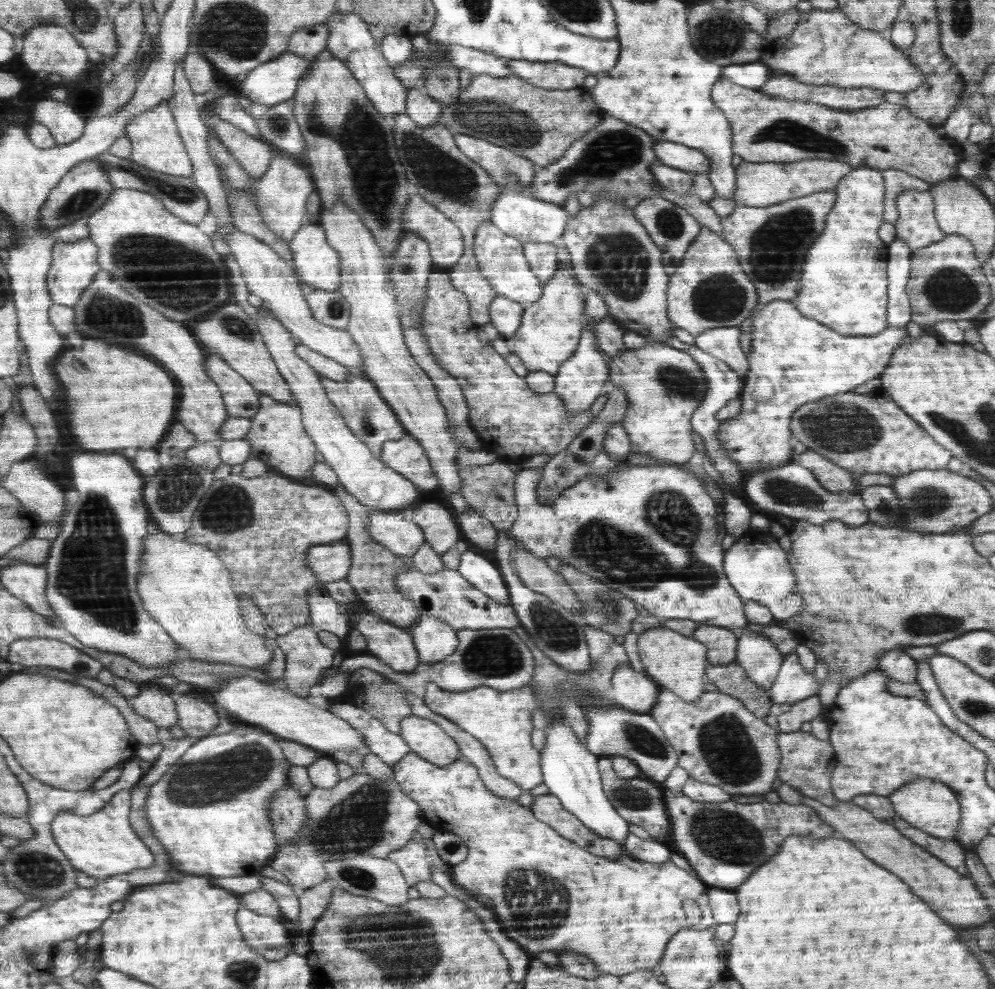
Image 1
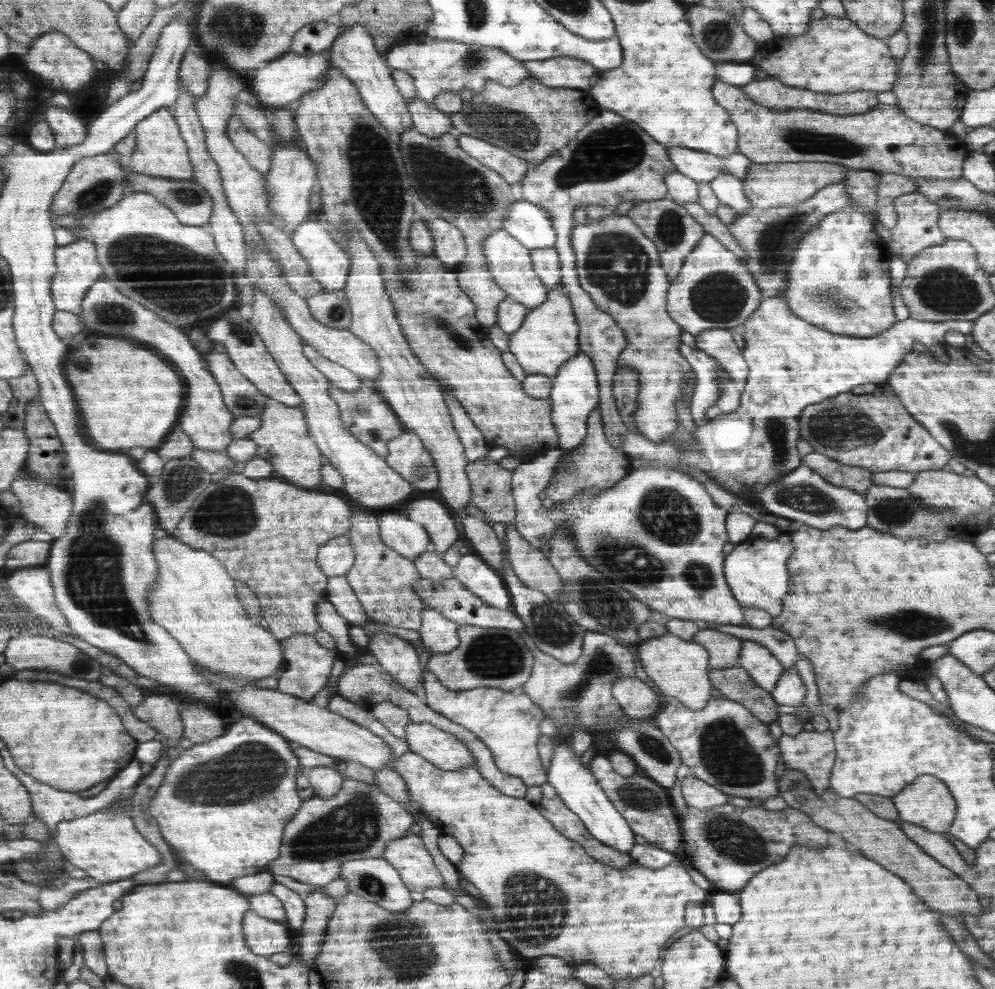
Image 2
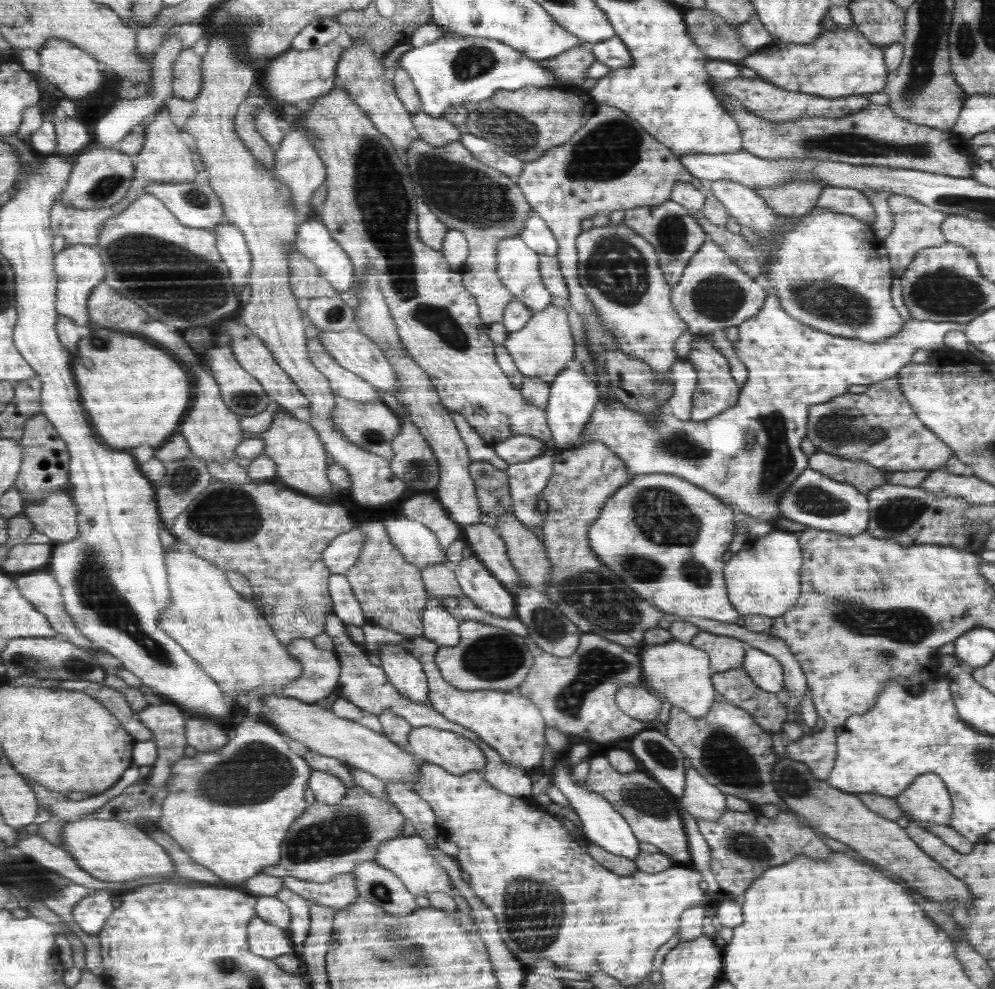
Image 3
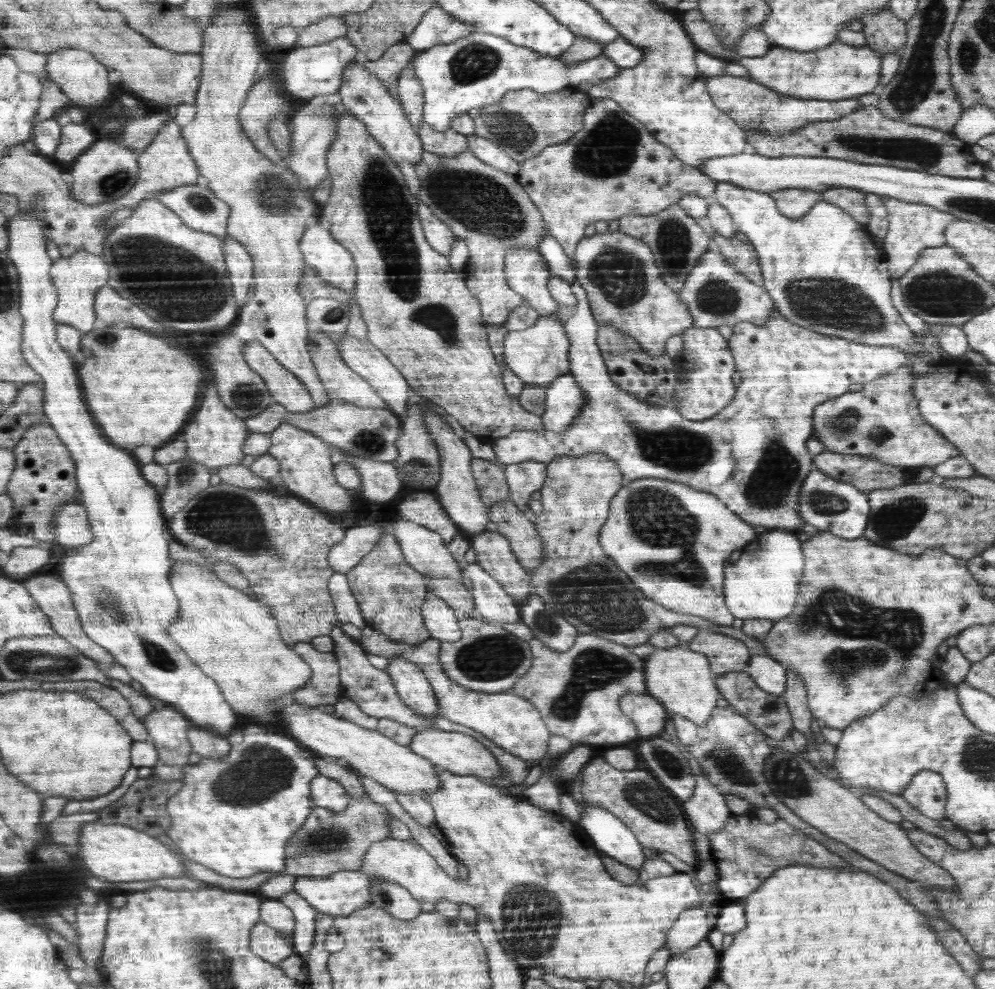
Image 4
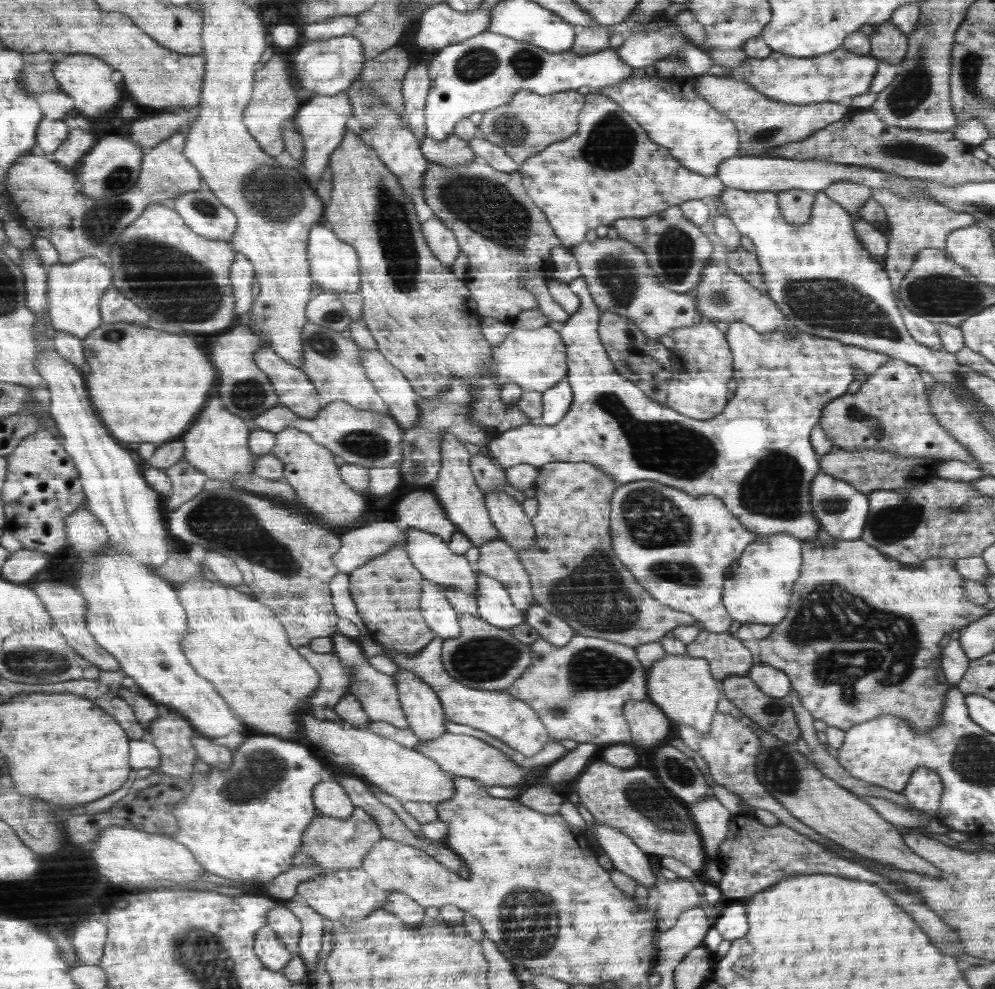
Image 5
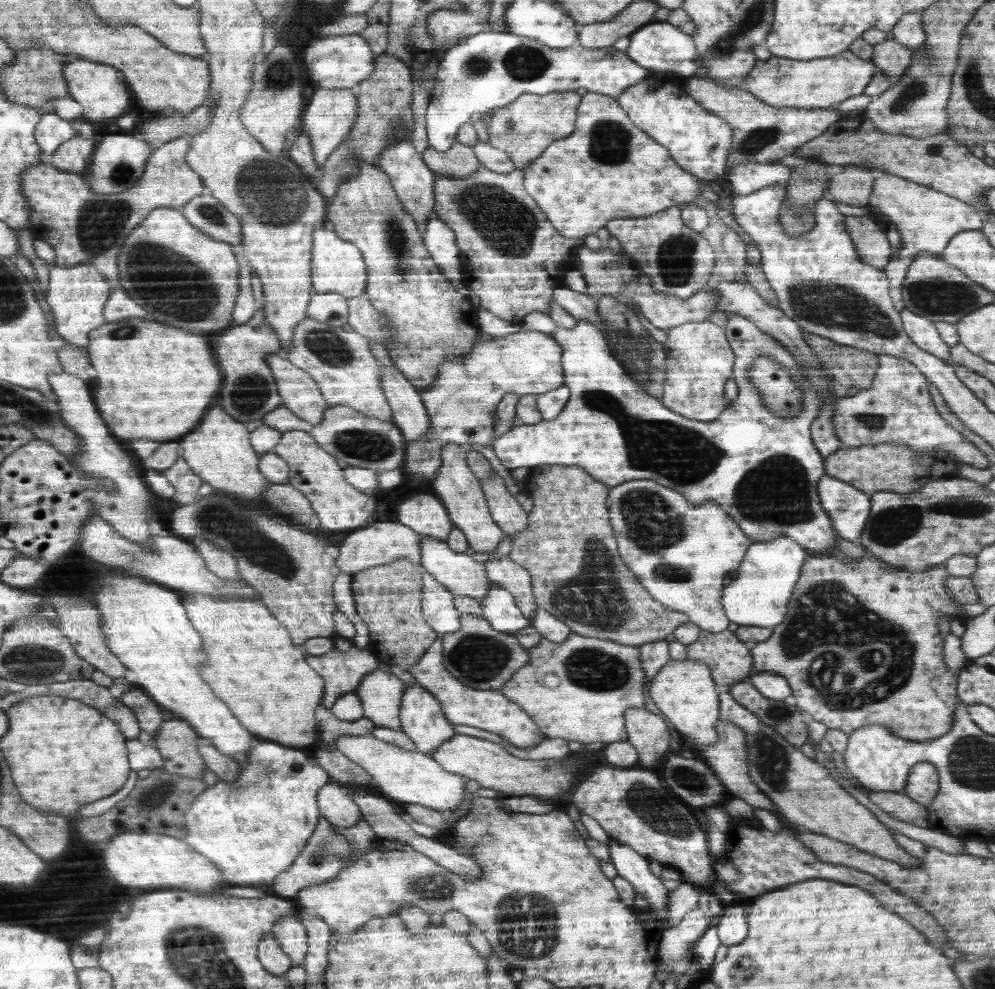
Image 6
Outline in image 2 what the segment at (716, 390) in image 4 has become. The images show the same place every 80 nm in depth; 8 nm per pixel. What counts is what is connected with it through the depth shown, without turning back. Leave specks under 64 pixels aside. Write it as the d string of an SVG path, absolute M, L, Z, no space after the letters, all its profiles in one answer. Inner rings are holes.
M719 364L717 377L719 378L721 395L718 397L717 402L706 411L706 418L709 418L709 420L738 410L742 401L743 389L745 387L745 384L741 382L734 382L721 364Z

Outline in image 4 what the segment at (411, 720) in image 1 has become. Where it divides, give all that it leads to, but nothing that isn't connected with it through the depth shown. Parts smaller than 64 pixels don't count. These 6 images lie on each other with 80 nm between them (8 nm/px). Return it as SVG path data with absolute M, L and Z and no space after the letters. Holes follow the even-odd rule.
M427 729L422 732L418 731L409 746L416 754L431 759L438 769L452 771L452 774L476 775L486 780L486 782L491 782L494 777L499 777L503 773L494 755L480 742L470 736L466 736L466 734L456 733L455 731Z

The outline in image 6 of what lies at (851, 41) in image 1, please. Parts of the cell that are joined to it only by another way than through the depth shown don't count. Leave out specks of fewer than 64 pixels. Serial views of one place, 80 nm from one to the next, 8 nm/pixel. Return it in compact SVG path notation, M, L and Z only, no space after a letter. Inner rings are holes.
M851 51L801 61L772 55L768 60L755 62L742 87L772 106L819 109L836 106L851 96L866 92L877 71L875 63L860 59Z

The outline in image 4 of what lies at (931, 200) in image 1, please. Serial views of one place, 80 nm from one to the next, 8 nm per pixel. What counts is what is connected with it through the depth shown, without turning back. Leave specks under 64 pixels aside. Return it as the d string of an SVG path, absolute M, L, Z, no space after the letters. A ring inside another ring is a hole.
M885 198L883 200L887 206L887 214L890 219L890 228L887 236L884 237L885 256L887 257L887 266L891 273L894 284L898 279L911 269L920 254L925 249L934 249L946 245L946 230L954 222L956 217L948 214L947 211L936 210L935 207L924 205L920 202L906 202L902 199Z

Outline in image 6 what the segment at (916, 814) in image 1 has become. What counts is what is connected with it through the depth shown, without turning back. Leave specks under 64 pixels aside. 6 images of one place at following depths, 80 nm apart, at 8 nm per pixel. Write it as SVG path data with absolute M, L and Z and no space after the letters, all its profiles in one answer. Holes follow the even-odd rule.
M919 762L909 773L907 786L899 794L906 795L924 808L934 805L940 791L939 771L930 762Z

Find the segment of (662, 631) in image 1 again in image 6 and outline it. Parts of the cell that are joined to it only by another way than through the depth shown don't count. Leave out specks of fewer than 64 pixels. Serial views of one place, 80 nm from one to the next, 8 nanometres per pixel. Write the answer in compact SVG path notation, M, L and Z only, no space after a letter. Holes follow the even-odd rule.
M670 660L651 681L648 694L652 696L652 709L664 714L672 722L673 728L682 735L688 748L690 743L709 745L719 741L718 724L722 709L719 706L716 685L711 668L706 663L692 660Z

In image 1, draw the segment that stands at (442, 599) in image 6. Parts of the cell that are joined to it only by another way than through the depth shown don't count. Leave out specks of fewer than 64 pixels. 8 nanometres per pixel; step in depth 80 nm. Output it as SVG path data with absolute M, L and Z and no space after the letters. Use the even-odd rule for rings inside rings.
M422 614L419 621L410 628L411 637L418 650L420 664L434 664L451 657L459 646L458 631L443 619L434 618L429 614Z

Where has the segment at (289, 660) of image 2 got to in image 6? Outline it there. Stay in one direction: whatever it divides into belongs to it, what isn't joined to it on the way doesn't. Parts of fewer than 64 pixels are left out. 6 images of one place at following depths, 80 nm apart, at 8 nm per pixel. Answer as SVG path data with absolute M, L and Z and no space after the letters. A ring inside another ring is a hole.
M352 647L348 652L333 648L321 655L306 653L307 662L326 683L322 704L330 708L338 697L354 692L366 674L376 668L374 654Z

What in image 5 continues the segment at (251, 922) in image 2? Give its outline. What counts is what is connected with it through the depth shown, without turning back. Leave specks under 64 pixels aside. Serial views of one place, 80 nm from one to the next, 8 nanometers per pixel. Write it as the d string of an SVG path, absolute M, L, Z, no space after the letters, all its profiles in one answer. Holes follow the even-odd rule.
M267 924L256 934L255 953L270 970L281 971L291 962L290 951Z

